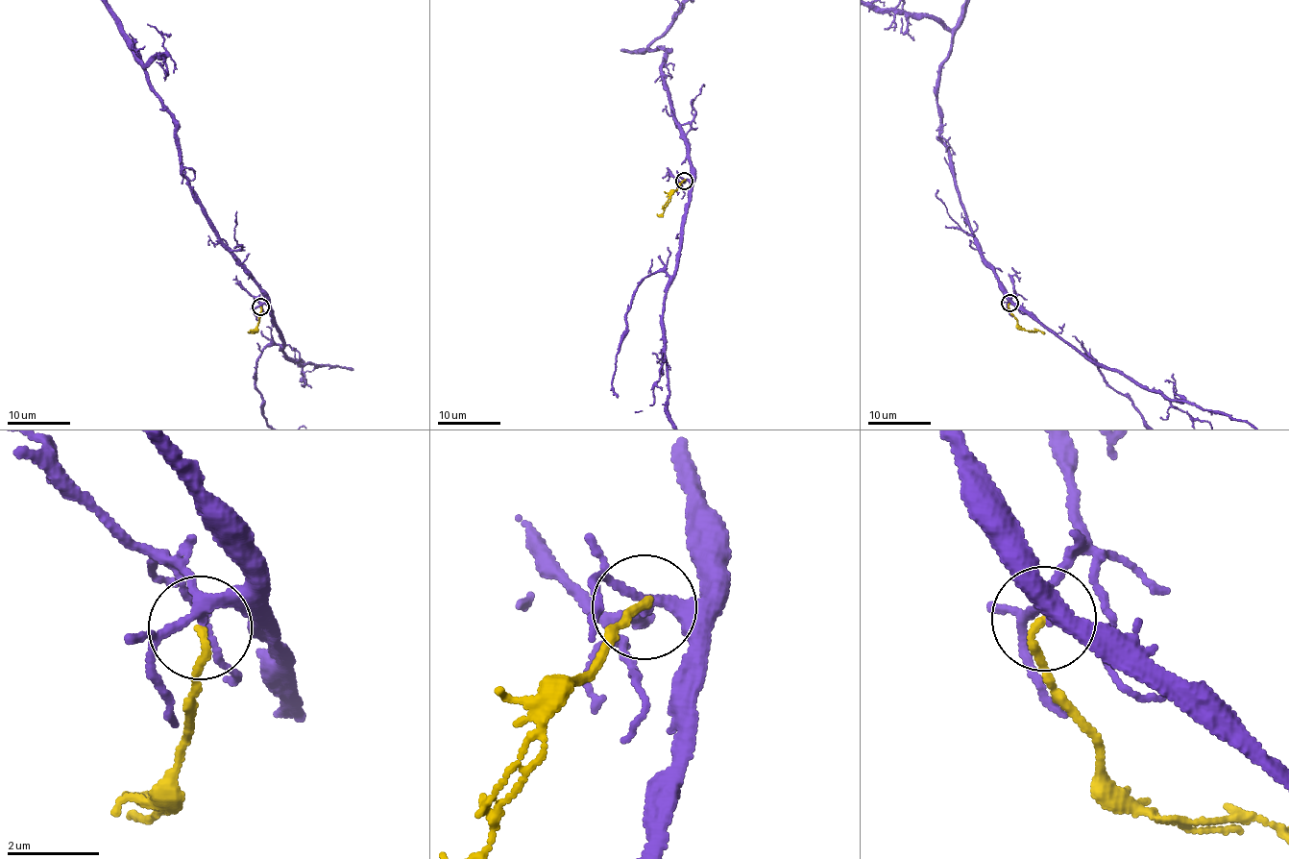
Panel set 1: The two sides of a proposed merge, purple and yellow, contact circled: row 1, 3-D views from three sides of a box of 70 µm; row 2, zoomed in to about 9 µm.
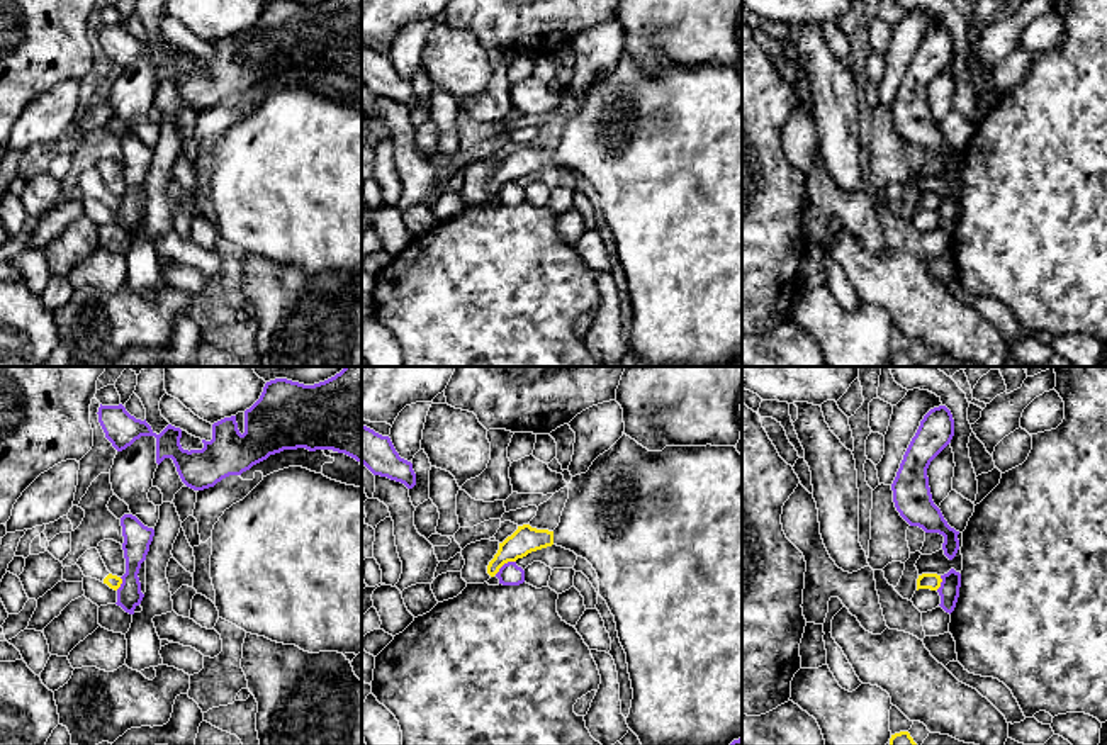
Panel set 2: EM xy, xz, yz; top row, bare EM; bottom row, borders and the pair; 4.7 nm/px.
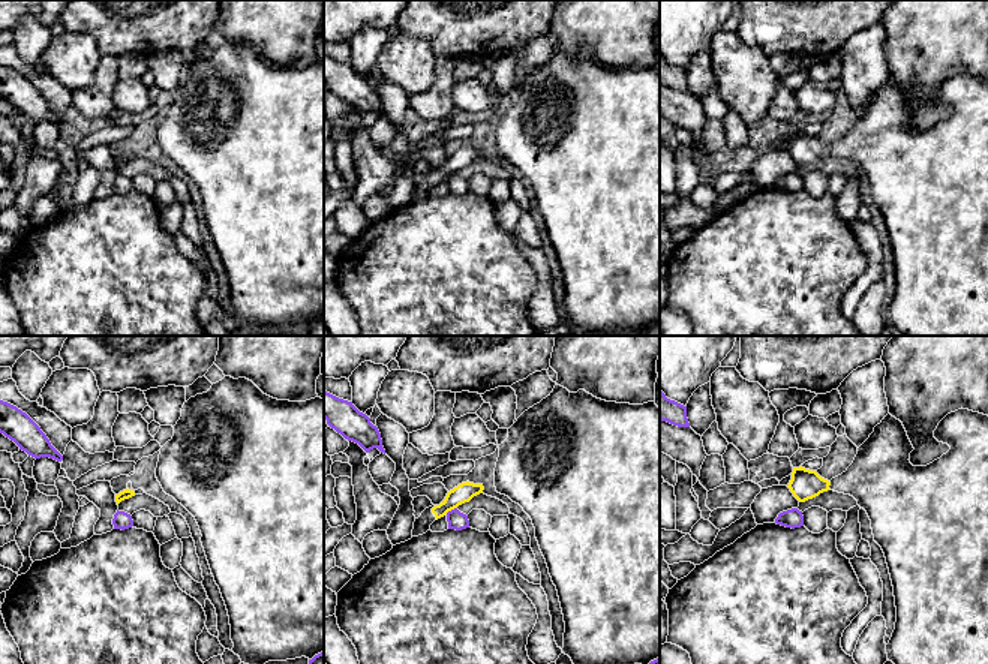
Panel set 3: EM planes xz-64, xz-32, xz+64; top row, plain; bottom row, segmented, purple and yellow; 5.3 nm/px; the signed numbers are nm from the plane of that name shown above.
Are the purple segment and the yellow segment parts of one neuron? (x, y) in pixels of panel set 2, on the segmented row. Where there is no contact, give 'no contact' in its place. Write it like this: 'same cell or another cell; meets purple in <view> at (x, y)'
another cell; meets purple in xz at (505, 564)

